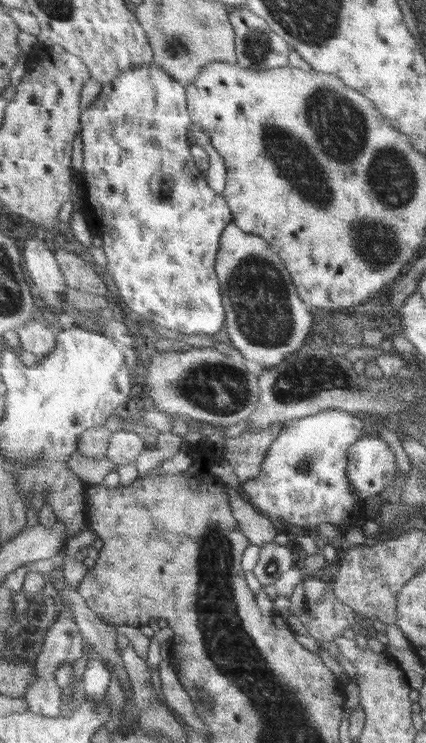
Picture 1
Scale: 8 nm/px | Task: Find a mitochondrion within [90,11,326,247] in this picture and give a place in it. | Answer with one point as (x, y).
(258, 44)

